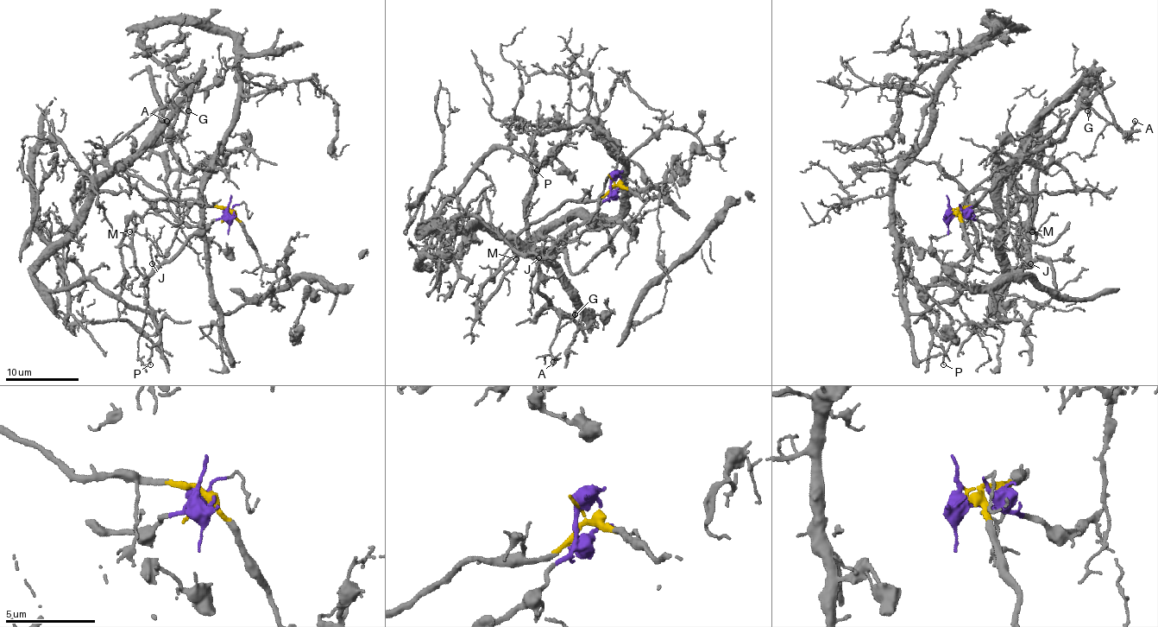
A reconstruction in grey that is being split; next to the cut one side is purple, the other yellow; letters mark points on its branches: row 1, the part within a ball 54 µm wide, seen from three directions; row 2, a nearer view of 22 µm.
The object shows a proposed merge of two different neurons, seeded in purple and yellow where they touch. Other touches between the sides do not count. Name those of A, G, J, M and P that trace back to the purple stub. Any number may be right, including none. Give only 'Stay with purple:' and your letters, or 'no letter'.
Stay with purple: A, G, J, M

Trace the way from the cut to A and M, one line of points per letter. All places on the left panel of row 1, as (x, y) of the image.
A: (225, 215), (185, 226), (171, 212), (167, 167), (153, 149), (158, 120), (169, 107), (167, 136), (167, 120)
M: (225, 215), (207, 224), (187, 226), (182, 223), (171, 249), (163, 256), (148, 239), (129, 232)

